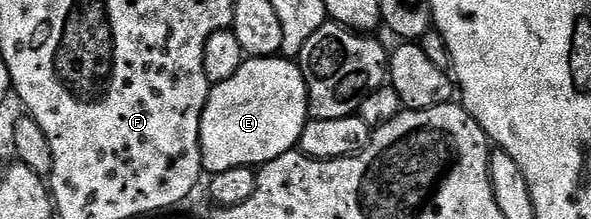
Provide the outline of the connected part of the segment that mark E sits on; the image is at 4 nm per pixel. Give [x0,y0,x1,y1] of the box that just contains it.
[199,56,307,175]

